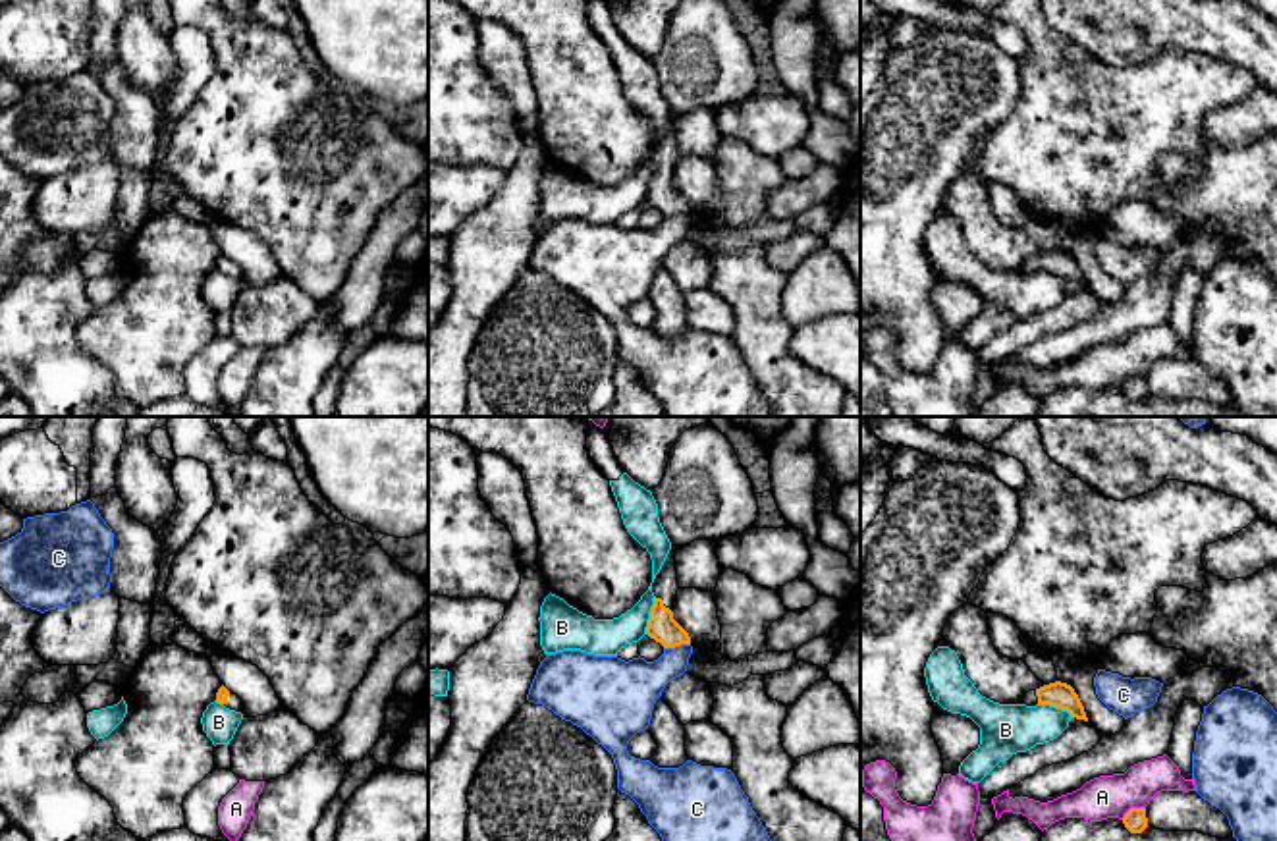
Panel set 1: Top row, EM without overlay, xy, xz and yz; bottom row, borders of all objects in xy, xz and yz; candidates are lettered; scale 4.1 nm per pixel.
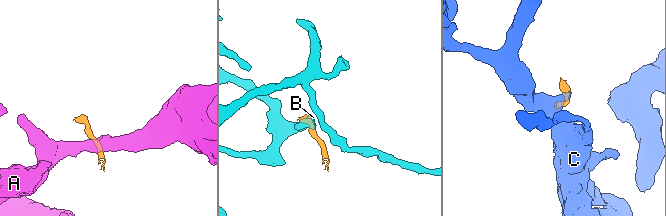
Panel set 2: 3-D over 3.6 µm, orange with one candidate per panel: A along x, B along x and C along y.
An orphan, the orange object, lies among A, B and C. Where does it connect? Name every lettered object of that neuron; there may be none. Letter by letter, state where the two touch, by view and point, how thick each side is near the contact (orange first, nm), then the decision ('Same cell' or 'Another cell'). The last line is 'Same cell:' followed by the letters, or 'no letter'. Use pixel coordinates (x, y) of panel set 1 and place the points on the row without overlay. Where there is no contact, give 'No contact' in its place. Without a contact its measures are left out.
A: Touches orange at yz (1133, 377). Thickness 100 nm (orange) against 180 nm. Another cell
B: Touches orange at xz (651, 184). Thickness 120 nm (orange) against 160 nm. Another cell
C: Touches orange at xz (676, 213). Thickness 120 nm (orange) against 220 nm. Another cell
Same cell: no letter

